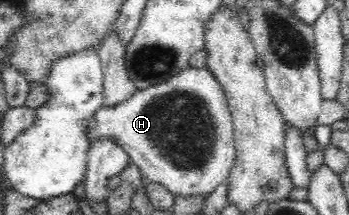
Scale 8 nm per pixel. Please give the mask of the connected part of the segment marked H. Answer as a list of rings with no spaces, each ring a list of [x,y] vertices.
[[[189,67],[163,83],[137,90],[119,105],[97,109],[89,119],[87,137],[91,142],[96,138],[113,138],[122,146],[130,161],[139,168],[141,175],[147,177],[150,182],[163,185],[165,189],[170,190],[173,197],[207,197],[219,185],[228,181],[235,163],[233,127],[226,95],[215,76],[207,67]]]

